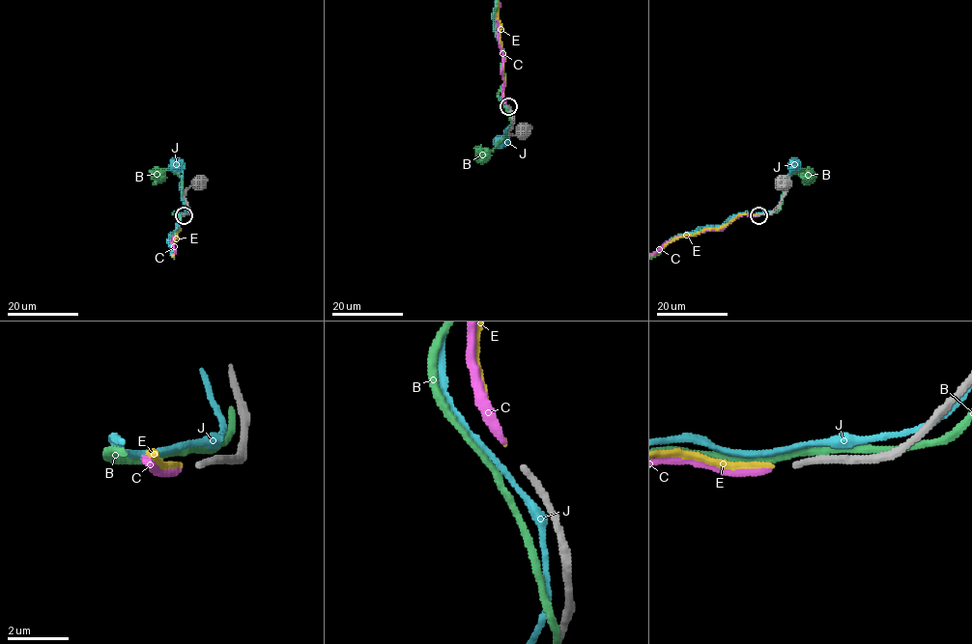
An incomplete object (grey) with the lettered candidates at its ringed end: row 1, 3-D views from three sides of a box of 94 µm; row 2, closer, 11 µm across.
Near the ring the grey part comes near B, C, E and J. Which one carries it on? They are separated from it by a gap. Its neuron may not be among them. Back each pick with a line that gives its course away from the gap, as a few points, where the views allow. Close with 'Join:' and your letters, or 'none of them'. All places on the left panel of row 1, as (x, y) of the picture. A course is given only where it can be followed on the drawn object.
C: course (182, 215), (171, 238), (174, 260), (189, 248), (188, 232), (218, 226), (264, 154), (309, 120)
Join: C

